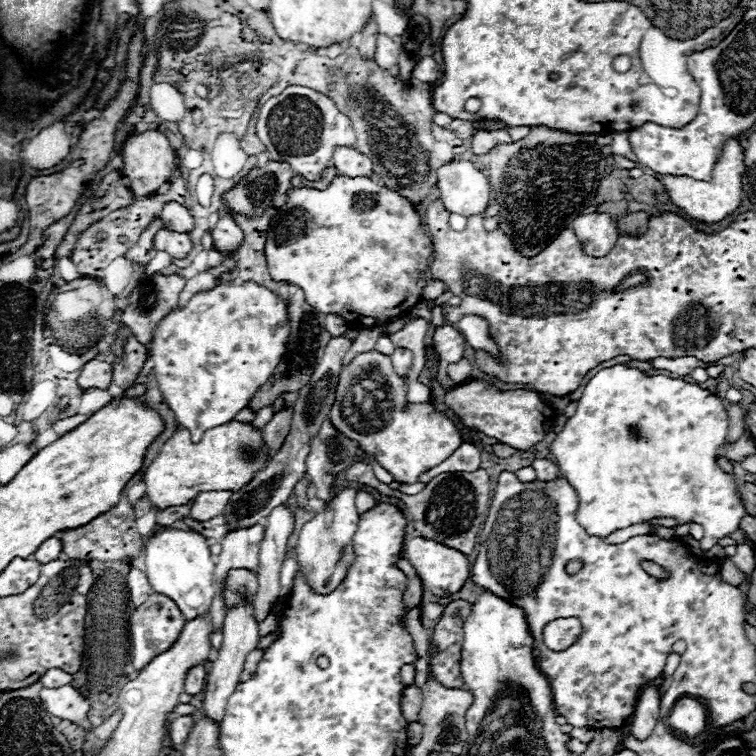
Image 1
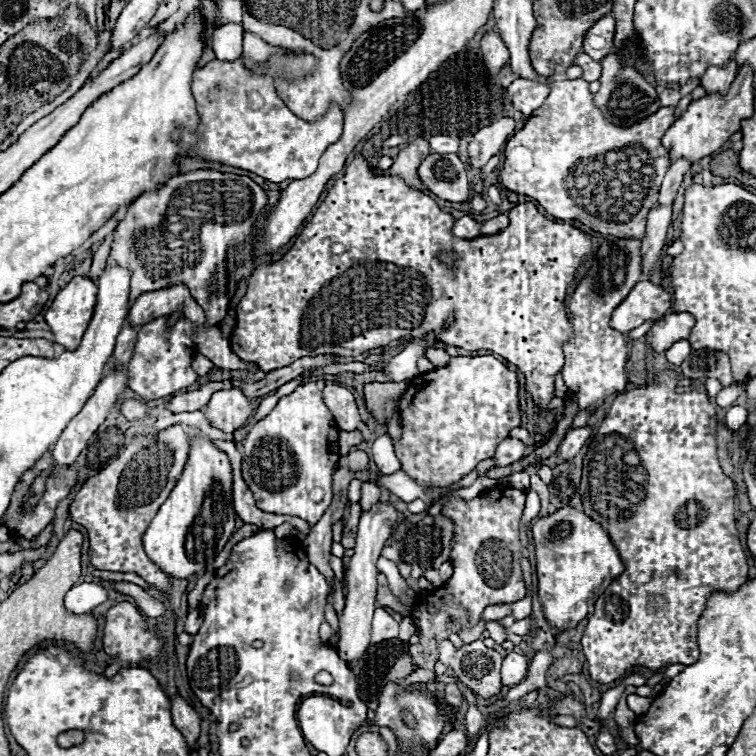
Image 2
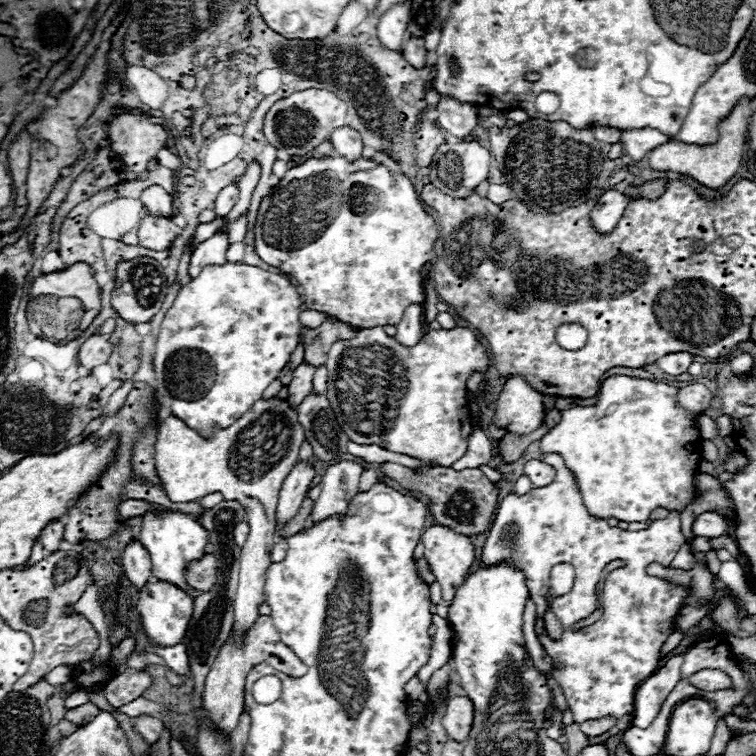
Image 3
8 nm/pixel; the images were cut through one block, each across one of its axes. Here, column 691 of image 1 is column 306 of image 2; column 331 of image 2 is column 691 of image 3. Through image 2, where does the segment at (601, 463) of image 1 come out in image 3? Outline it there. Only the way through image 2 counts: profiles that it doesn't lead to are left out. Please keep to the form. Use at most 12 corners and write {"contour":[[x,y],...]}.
{"contour":[[608,376],[540,440],[600,520],[682,512],[702,460],[680,388]]}

